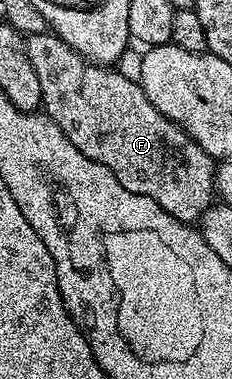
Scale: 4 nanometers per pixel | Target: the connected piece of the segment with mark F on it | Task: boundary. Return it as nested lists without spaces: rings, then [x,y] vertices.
[[[52,31],[44,33],[31,33],[25,37],[27,59],[31,67],[35,67],[35,76],[39,79],[39,91],[43,112],[87,155],[87,159],[97,161],[103,167],[110,169],[119,179],[127,191],[135,195],[150,197],[167,215],[186,223],[200,222],[202,215],[214,204],[215,190],[213,187],[213,174],[215,161],[187,135],[183,127],[179,127],[171,119],[159,111],[147,99],[143,87],[136,80],[133,81],[125,73],[120,73],[117,67],[96,65],[79,55],[63,39],[59,39]]]

